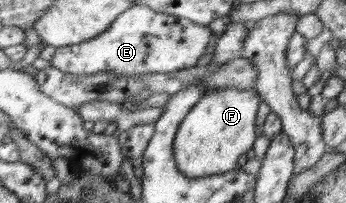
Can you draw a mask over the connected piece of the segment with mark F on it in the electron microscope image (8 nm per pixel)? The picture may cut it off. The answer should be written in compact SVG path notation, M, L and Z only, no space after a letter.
M223 87L203 94L178 125L173 142L177 169L192 178L230 172L257 139L255 115L259 103L254 89Z

